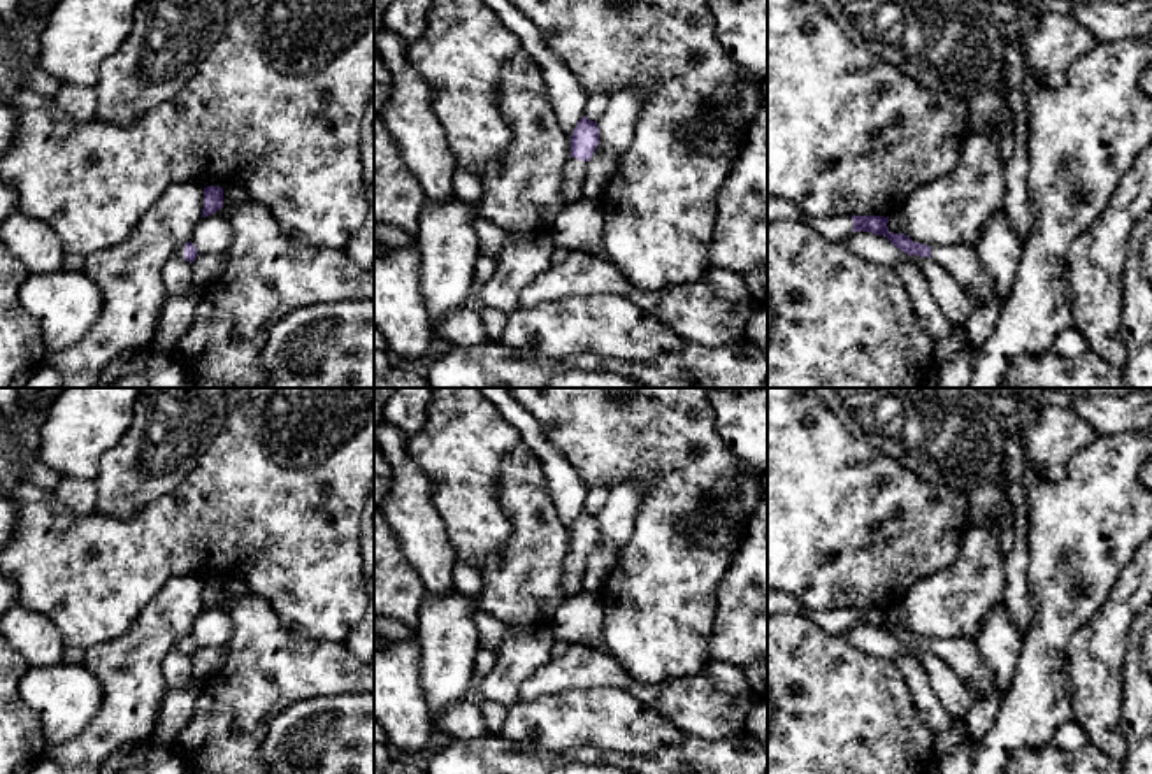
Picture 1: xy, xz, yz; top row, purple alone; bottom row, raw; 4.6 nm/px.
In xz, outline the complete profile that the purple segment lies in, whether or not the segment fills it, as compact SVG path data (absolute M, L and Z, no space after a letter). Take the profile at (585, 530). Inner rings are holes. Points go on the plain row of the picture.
M581 511L571 528L571 553L564 562L564 591L572 597L583 590L583 576L588 562L588 555L599 539L597 514Z

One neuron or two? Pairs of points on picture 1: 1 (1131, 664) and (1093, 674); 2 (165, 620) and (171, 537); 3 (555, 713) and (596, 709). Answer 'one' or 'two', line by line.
1: two
2: two
3: one

